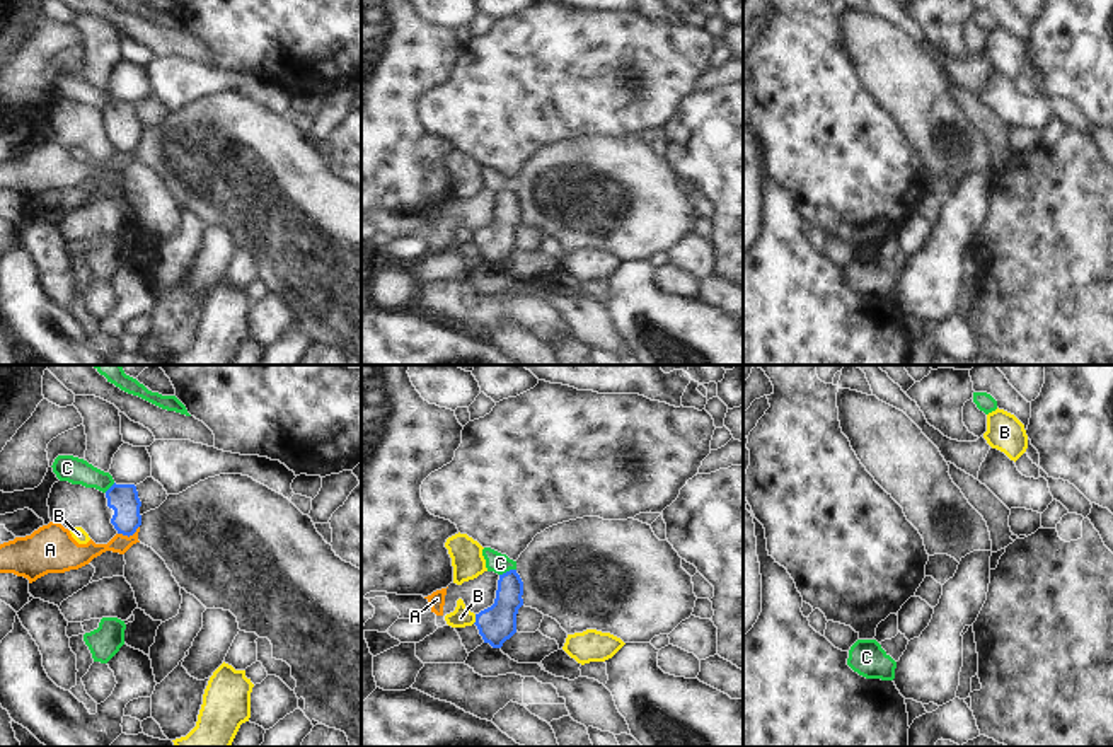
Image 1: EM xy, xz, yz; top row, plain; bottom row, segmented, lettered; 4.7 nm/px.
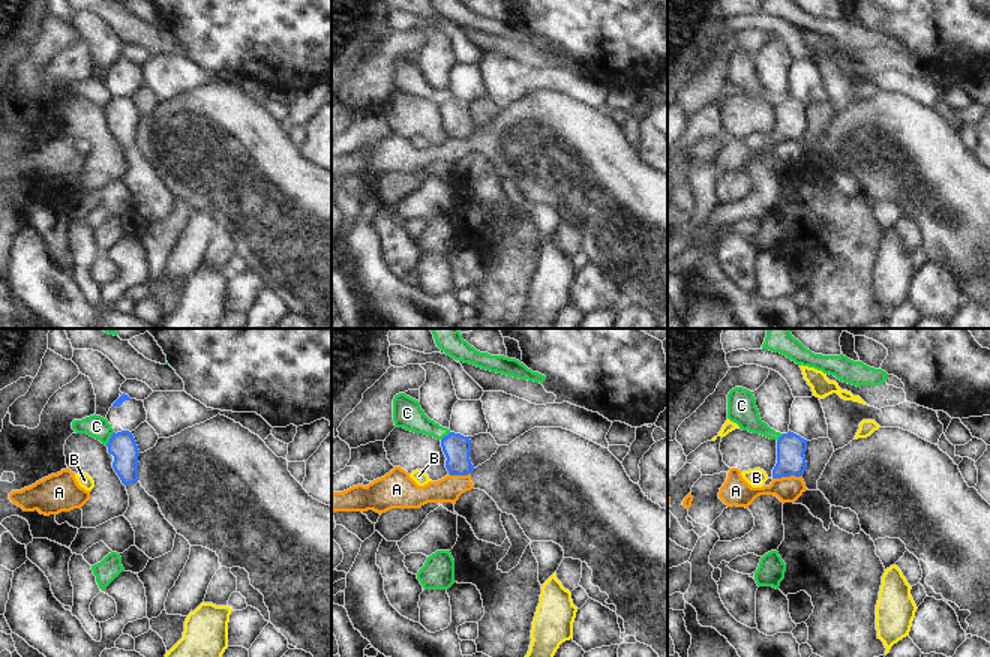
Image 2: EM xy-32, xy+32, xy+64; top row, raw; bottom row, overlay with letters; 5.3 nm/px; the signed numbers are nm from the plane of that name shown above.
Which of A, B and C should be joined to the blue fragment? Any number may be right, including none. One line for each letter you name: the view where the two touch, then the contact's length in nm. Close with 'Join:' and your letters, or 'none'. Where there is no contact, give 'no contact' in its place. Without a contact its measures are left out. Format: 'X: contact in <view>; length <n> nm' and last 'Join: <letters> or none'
Join: none

